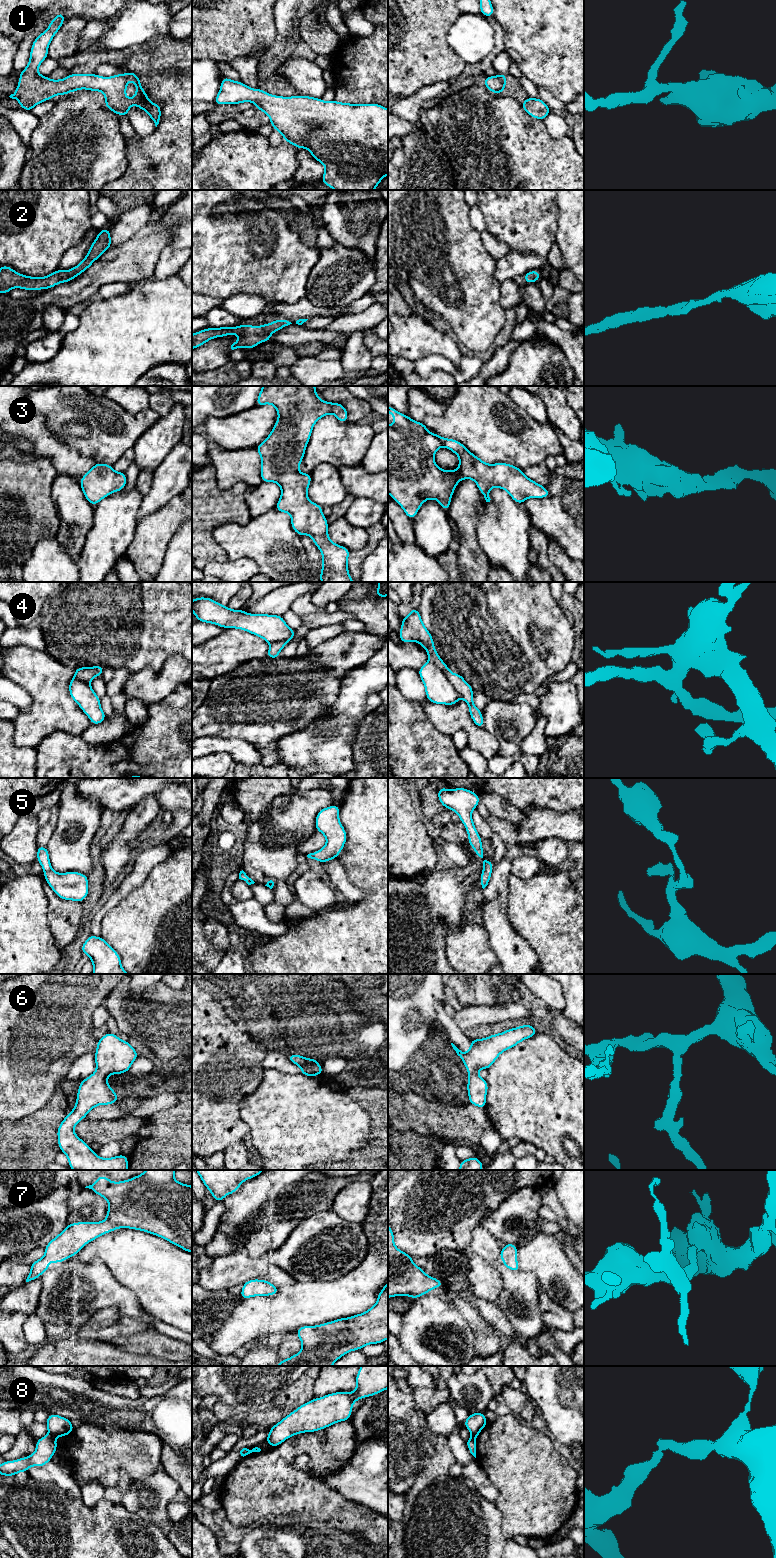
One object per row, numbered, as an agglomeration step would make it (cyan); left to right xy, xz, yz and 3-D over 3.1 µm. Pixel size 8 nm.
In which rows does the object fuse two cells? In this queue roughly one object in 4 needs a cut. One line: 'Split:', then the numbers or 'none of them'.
Split: 4, 8

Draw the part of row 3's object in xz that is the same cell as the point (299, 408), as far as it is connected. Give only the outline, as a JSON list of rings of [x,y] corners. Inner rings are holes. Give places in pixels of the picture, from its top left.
[[[262,386],[256,405],[261,406],[265,404],[273,405],[276,408],[279,417],[269,436],[255,449],[258,451],[262,461],[260,470],[262,482],[274,482],[281,488],[281,496],[275,509],[277,511],[290,514],[291,527],[293,530],[299,536],[309,535],[314,544],[319,548],[323,559],[322,569],[320,572],[321,582],[355,582],[350,577],[348,571],[349,549],[331,541],[328,535],[327,518],[322,514],[323,507],[311,502],[307,496],[307,490],[312,479],[310,473],[300,473],[298,471],[311,437],[312,429],[316,422],[328,414],[334,414],[339,422],[347,422],[347,409],[340,403],[326,402],[320,399],[316,394],[315,386]]]

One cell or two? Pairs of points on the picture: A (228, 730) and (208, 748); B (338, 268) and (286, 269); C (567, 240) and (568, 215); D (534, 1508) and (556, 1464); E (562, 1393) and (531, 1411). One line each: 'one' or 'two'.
A: two
B: two
C: one
D: one
E: two

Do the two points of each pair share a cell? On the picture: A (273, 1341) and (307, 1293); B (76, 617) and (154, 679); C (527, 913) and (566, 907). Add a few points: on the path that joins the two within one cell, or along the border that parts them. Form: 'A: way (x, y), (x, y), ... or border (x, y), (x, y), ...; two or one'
A: border (289, 1333), (267, 1333), (256, 1339); two
B: border (164, 661), (158, 669), (143, 668), (134, 673); two
C: way (537, 911), (556, 911); one

